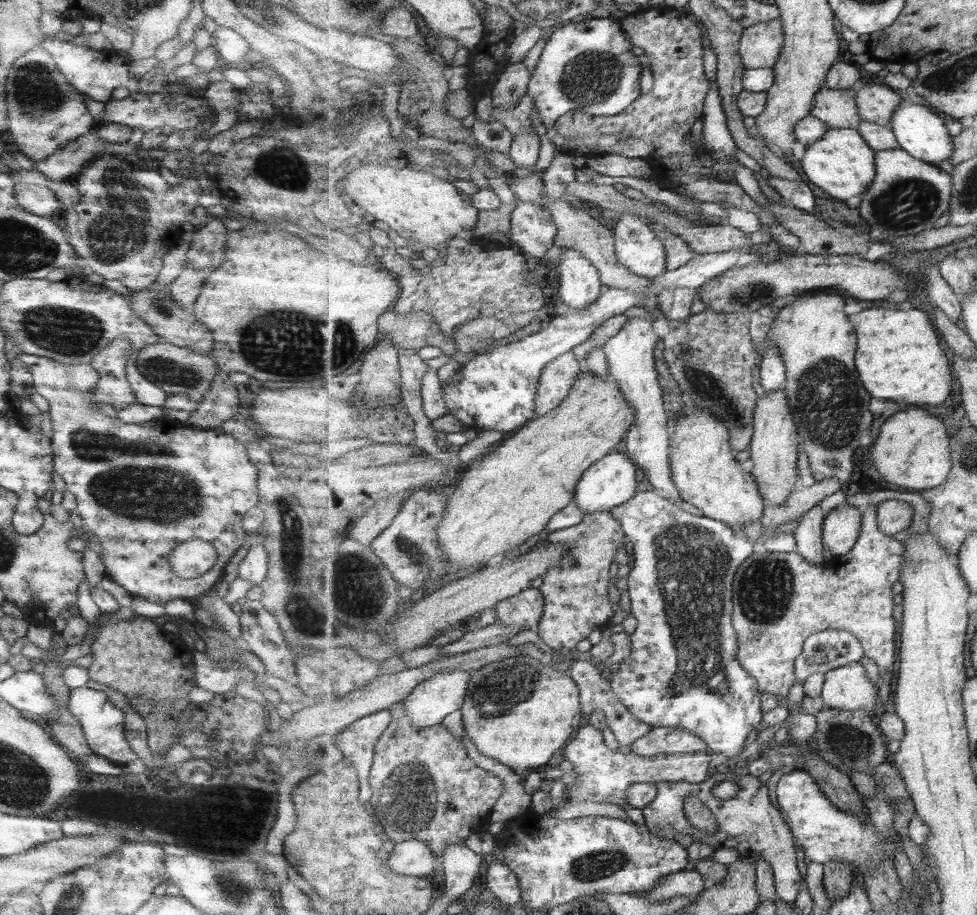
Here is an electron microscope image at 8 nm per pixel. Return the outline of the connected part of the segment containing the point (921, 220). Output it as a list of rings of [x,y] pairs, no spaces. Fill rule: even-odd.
[[[901,148],[877,150],[876,177],[867,192],[861,196],[860,213],[865,216],[873,232],[878,235],[897,238],[898,236],[909,236],[933,229],[935,222],[941,216],[945,216],[945,212],[950,209],[953,190],[952,180],[953,177],[937,165],[915,158],[906,150]]]

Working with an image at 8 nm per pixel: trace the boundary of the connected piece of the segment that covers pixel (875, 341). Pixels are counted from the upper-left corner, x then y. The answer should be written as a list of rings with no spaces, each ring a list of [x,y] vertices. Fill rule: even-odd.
[[[875,307],[848,317],[858,334],[857,370],[865,388],[875,398],[937,406],[951,396],[954,372],[951,372],[950,356],[943,350],[941,336],[927,312]]]

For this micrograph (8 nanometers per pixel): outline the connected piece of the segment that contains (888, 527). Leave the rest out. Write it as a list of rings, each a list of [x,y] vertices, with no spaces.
[[[884,500],[877,509],[877,522],[885,534],[893,535],[909,528],[914,506],[905,500]]]

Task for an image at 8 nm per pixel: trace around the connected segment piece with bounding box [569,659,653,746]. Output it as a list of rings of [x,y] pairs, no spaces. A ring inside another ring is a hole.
[[[574,660],[570,664],[570,674],[574,682],[577,682],[580,688],[580,699],[582,711],[585,716],[589,716],[595,710],[602,710],[608,718],[609,728],[614,733],[616,740],[621,745],[631,746],[635,741],[642,739],[648,732],[651,732],[653,726],[650,723],[638,719],[630,710],[620,701],[619,696],[612,688],[612,684],[603,678],[601,669],[597,667],[597,662]]]

